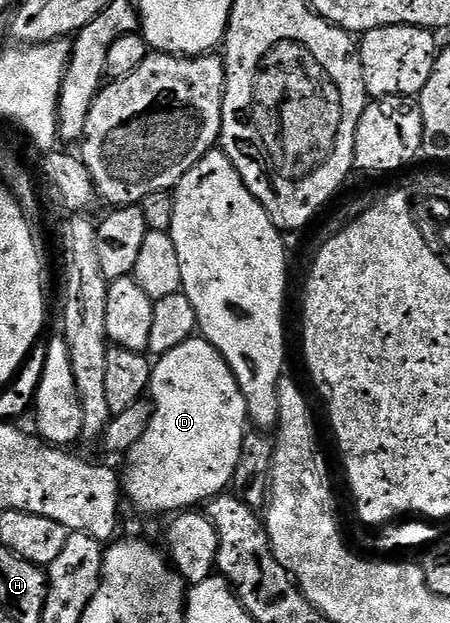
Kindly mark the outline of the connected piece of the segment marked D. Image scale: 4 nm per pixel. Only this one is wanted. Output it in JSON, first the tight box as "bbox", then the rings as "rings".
{"bbox":[126,336,250,515],"rings":[[[194,336],[178,344],[178,348],[159,355],[152,368],[150,401],[153,405],[150,424],[126,454],[127,501],[129,498],[144,514],[171,515],[199,507],[199,502],[200,505],[207,503],[215,494],[225,493],[238,468],[238,456],[242,452],[242,440],[249,429],[250,419],[242,388],[224,357],[202,336]]]}

